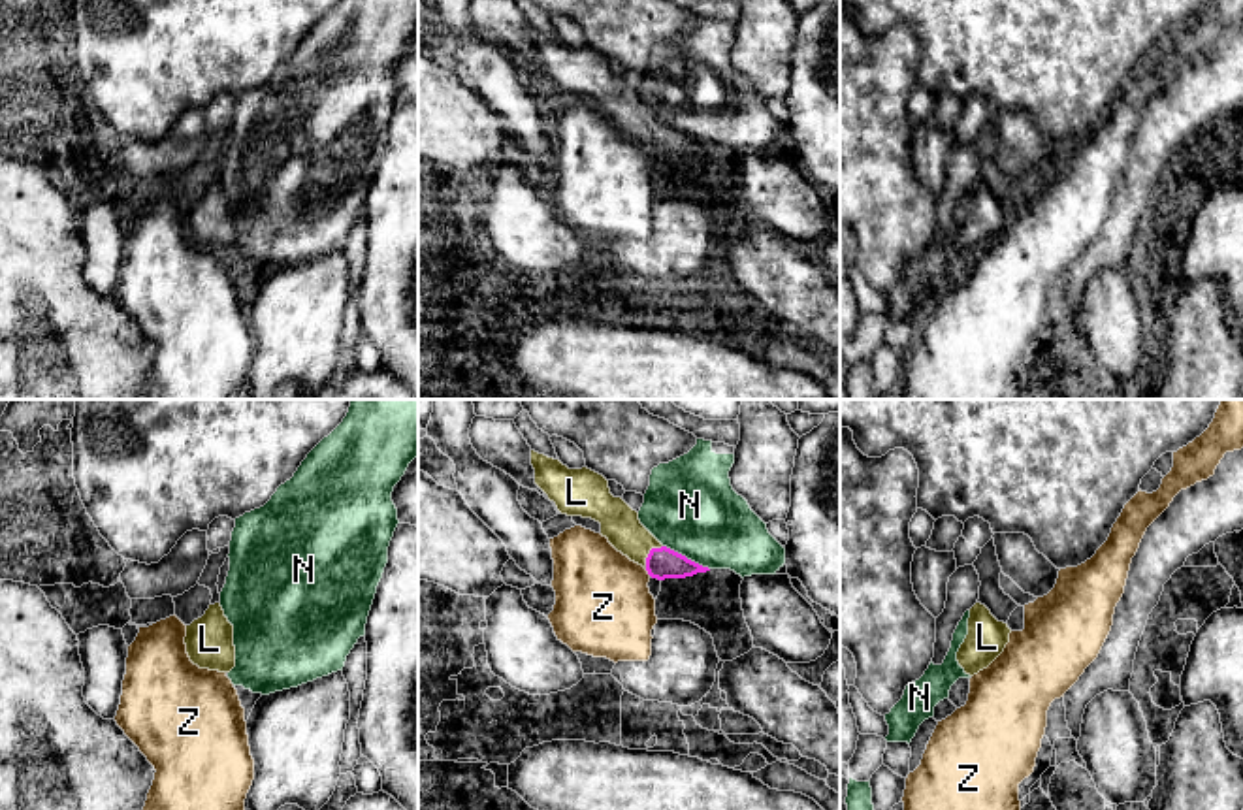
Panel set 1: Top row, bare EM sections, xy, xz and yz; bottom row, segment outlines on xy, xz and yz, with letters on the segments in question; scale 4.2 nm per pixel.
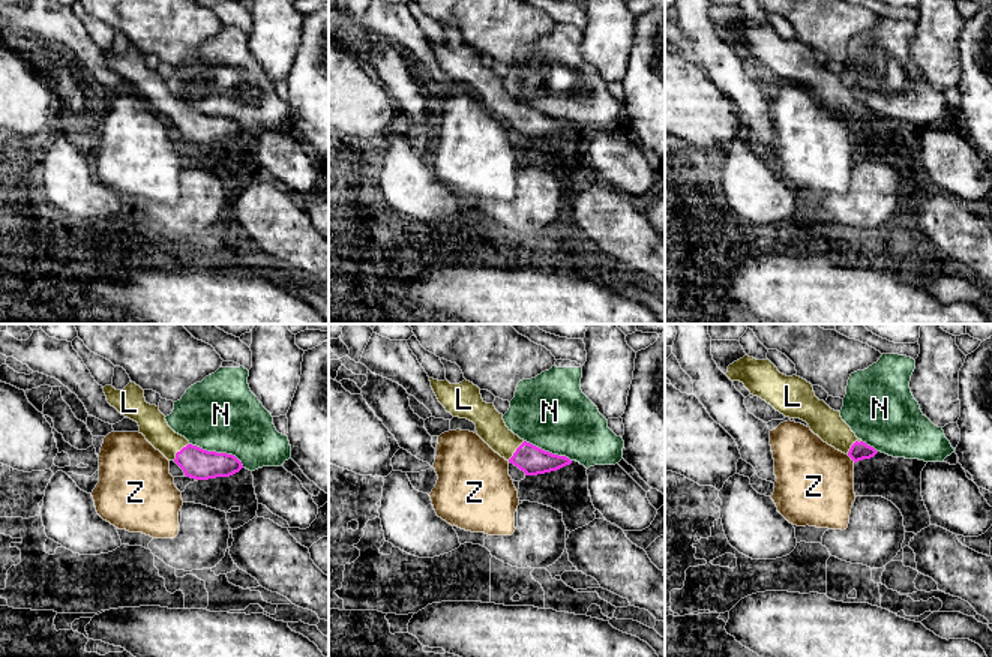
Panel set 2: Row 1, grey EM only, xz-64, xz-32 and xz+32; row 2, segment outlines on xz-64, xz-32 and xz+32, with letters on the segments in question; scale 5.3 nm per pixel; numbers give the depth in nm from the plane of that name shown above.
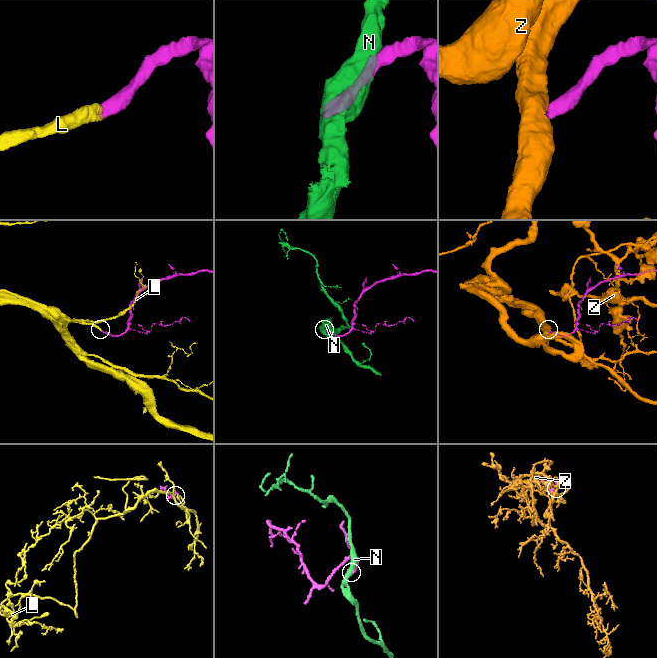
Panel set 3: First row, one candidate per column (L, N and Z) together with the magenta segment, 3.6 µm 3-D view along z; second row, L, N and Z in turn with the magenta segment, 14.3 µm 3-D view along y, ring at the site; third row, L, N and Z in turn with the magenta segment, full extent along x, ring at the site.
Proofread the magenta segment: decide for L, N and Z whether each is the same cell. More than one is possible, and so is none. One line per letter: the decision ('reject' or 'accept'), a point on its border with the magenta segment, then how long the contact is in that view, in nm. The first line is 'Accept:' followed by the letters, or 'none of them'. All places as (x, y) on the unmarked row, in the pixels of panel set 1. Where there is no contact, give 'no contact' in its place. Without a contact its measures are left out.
Accept: L
L: accept; contact xz (648, 132); length 130 nm
N: reject; contact xz (684, 134); length 220 nm
Z: reject; contact xz (648, 151); length 40 nm

